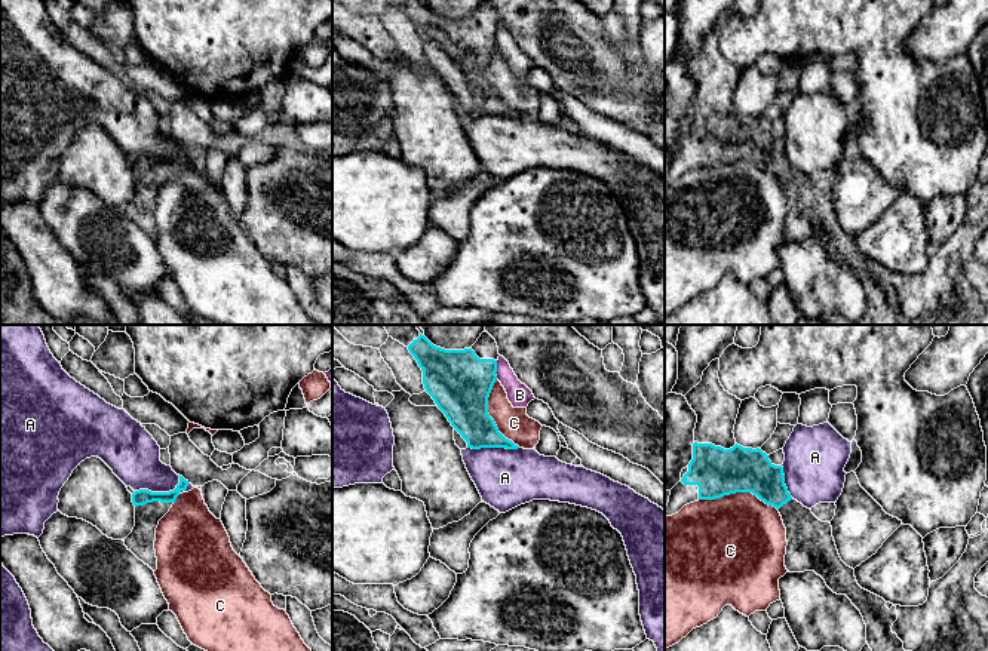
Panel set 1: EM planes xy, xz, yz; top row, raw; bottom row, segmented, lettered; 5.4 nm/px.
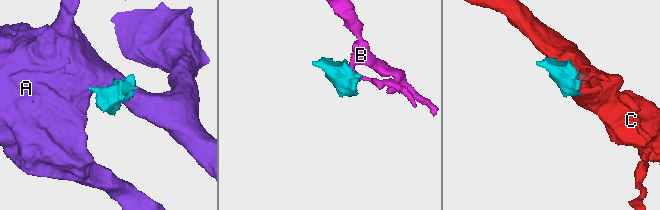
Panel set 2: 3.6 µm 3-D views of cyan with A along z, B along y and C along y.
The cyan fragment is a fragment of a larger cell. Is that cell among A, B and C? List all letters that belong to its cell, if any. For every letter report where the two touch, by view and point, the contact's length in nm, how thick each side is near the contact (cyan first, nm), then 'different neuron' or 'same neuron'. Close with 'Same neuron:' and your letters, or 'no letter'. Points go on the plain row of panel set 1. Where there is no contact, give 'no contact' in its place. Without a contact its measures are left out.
A: xy (160, 160) | 260 nm | 90/280 nm | different neuron
B: xz (496, 37) | 100 nm | 340/120 nm | different neuron
C: yz (739, 159) | 440 nm | 260/480 nm | different neuron
Same neuron: no letter

